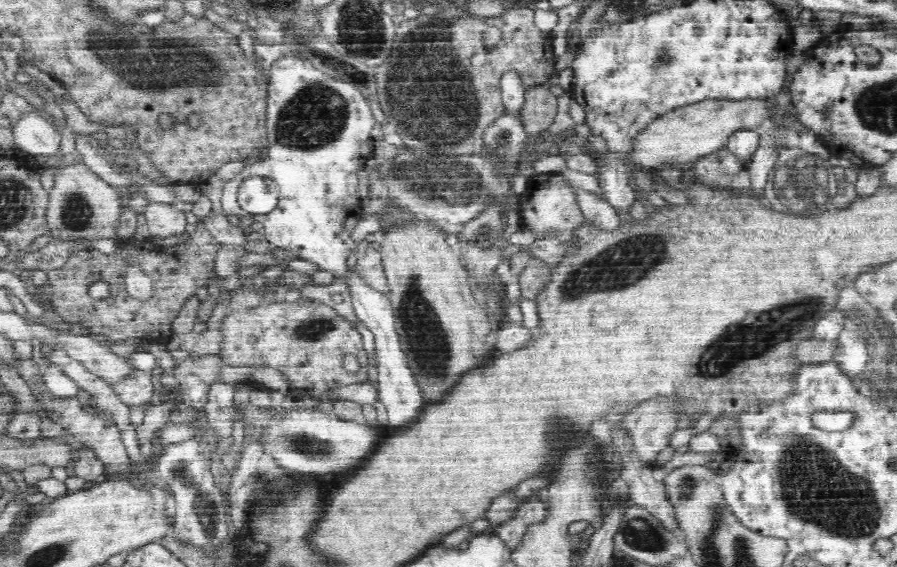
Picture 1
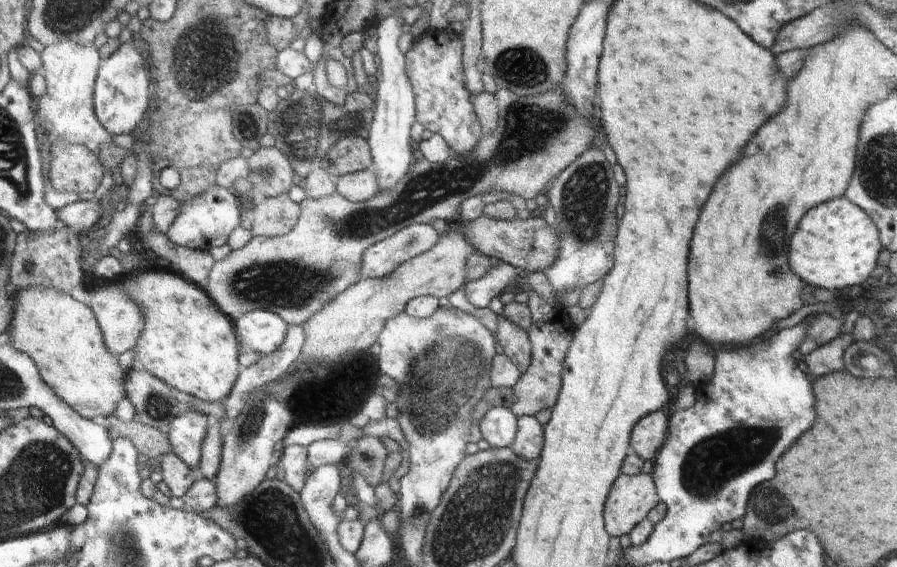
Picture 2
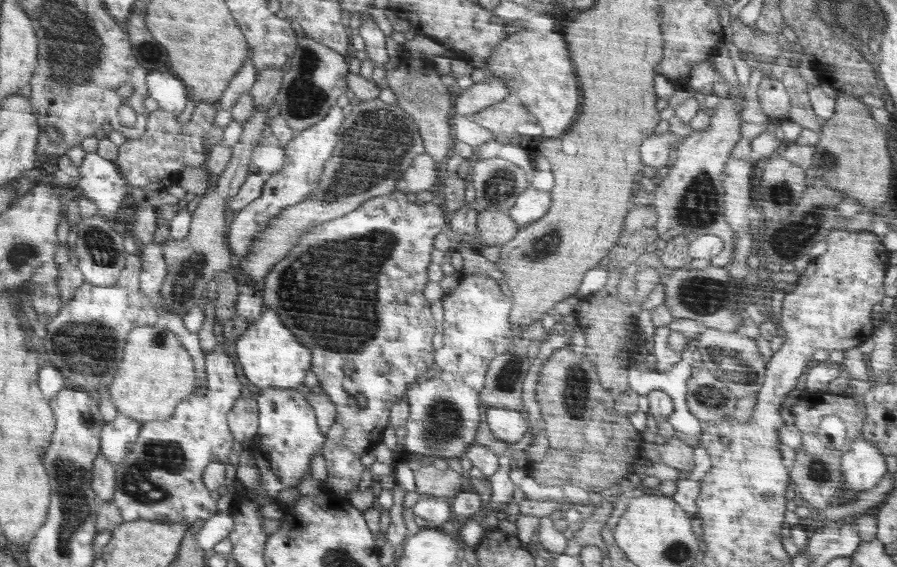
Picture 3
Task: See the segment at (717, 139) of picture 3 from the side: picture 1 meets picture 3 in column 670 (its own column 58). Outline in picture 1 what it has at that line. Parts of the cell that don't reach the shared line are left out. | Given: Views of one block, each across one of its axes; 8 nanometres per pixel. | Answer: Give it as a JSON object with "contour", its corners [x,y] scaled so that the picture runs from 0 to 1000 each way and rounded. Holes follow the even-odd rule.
{"contour":[[[94,282],[71,293],[62,291],[60,326],[55,340],[51,372],[54,413],[62,422],[86,425],[87,422],[129,420],[132,384],[138,369],[134,362],[130,333],[116,321]]]}

